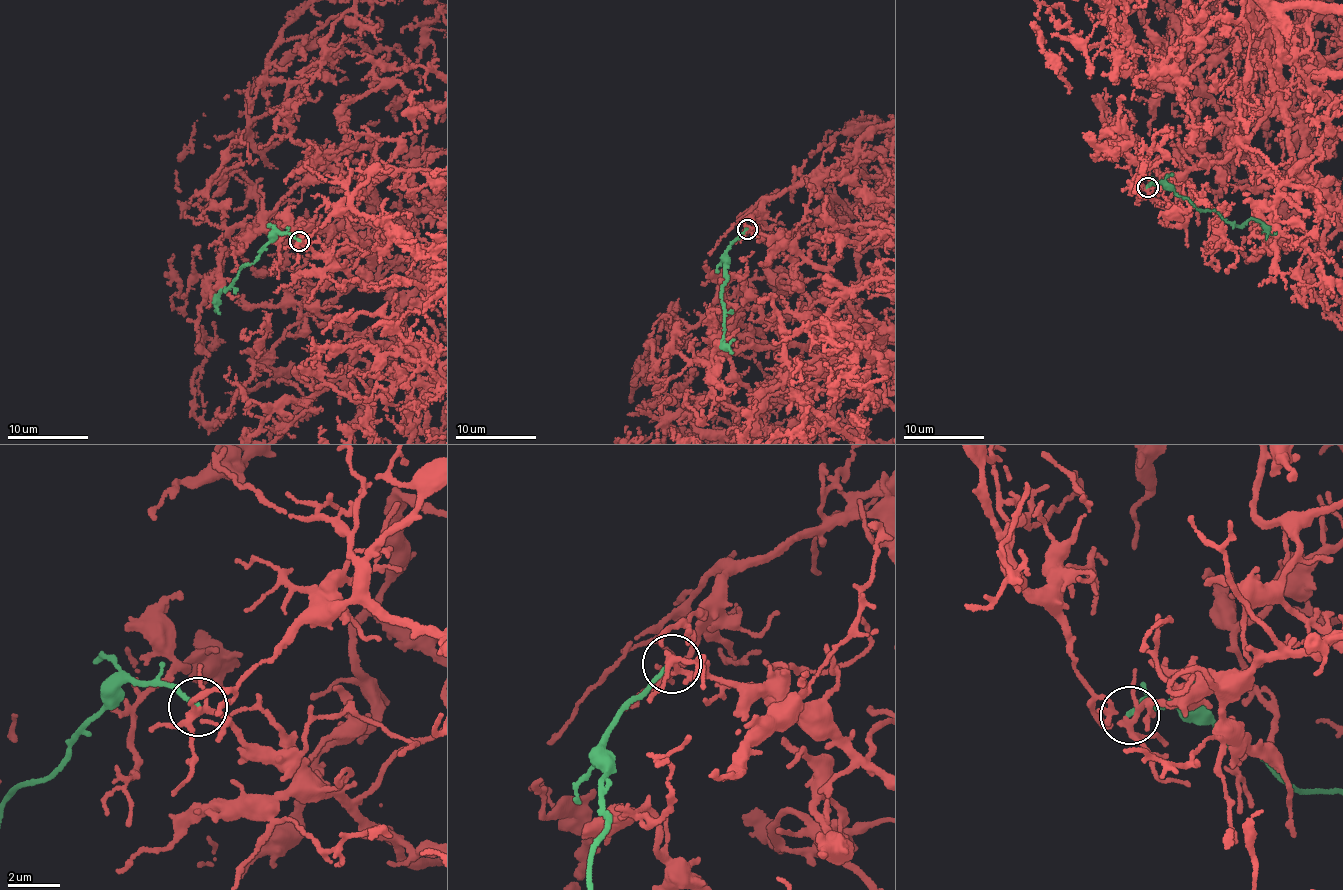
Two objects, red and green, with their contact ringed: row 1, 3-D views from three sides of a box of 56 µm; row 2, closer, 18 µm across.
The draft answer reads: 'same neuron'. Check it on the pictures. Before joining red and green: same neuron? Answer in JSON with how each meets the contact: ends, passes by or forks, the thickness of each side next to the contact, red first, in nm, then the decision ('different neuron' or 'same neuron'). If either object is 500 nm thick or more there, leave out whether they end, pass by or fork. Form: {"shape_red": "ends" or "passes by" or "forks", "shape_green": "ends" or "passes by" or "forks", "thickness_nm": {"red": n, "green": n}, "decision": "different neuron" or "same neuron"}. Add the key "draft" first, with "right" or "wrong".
{"draft": "wrong", "shape_red": "forks", "shape_green": "ends", "thickness_nm": {"red": 200, "green": 150}, "decision": "different neuron"}

